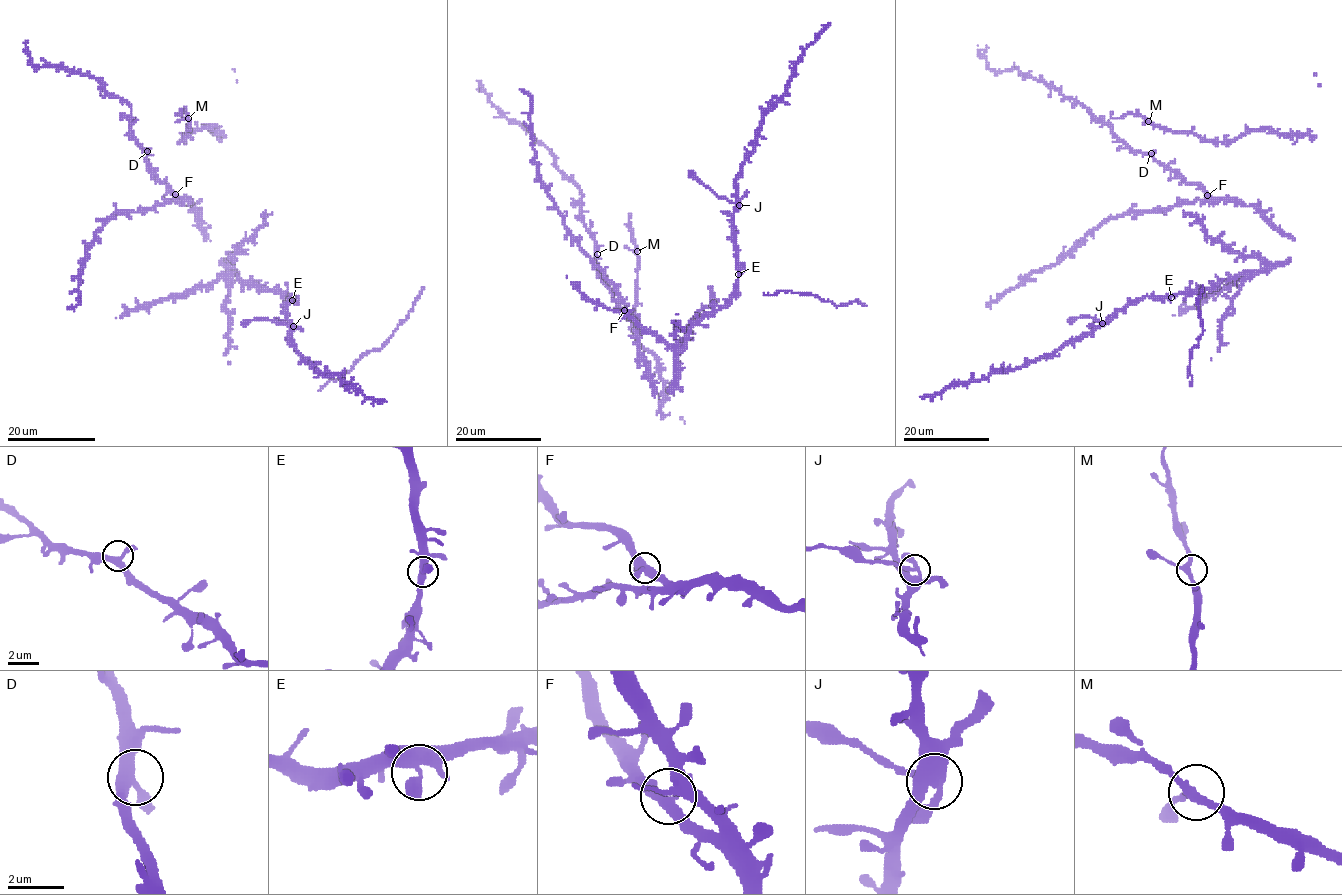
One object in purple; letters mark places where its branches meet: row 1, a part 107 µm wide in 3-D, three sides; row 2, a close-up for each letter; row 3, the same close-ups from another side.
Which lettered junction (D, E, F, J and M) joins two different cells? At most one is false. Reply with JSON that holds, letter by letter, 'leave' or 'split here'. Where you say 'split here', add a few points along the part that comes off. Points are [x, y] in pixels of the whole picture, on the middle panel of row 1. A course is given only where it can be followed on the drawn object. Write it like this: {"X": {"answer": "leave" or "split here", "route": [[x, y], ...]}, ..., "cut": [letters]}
{"D": {"answer": "leave"}, "E": {"answer": "leave"}, "F": {"answer": "leave"}, "J": {"answer": "split here", "route": [[738, 204], [717, 196], [688, 171]]}, "M": {"answer": "leave"}, "cut": ["J"]}

